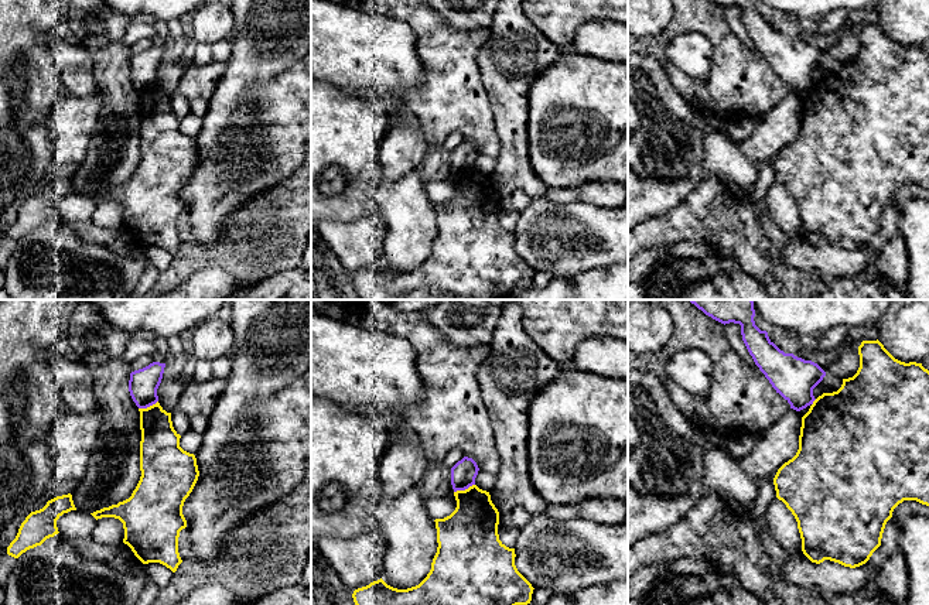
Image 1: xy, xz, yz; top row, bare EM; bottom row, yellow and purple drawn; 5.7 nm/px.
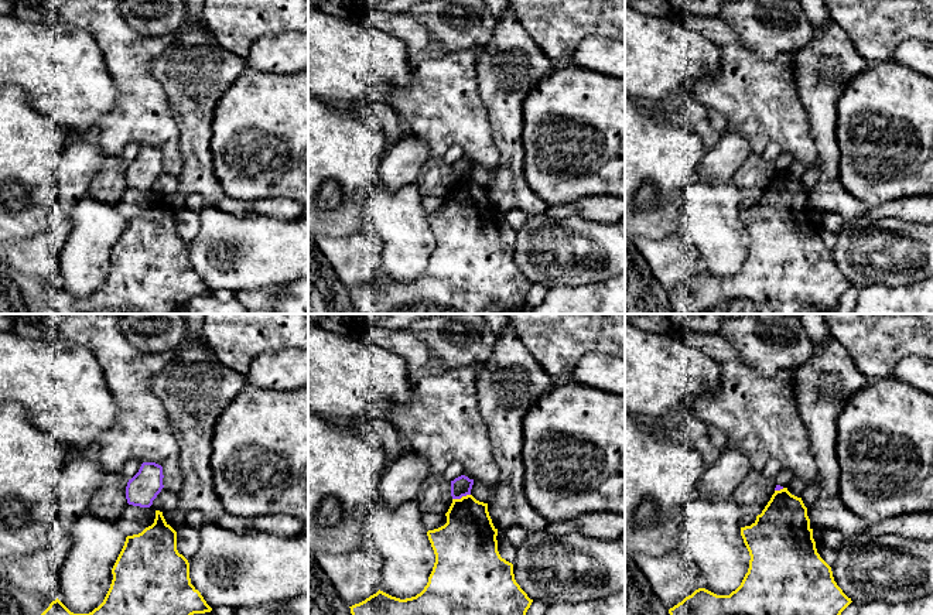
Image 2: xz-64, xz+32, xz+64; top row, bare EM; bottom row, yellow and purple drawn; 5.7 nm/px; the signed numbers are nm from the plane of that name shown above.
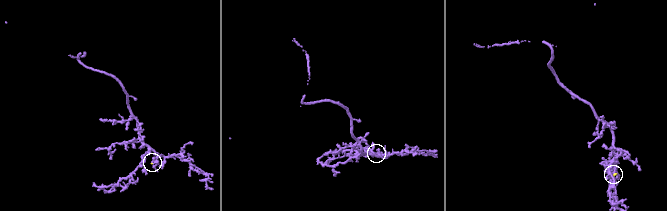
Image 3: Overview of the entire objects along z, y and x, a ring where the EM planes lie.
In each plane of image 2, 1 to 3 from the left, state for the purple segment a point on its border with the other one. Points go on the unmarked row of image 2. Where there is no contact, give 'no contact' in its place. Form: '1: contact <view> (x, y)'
1: no contact
2: contact xz+32 (461, 181)
3: contact xz+64 (781, 173)

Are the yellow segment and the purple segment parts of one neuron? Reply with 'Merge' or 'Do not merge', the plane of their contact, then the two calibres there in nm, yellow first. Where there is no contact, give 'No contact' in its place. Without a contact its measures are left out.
Do not merge. Touches yellow in xz. Thickness 320 nm (yellow) against 140 nm

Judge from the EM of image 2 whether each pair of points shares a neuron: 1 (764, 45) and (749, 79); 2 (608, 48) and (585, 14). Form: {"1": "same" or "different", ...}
{"1": "different", "2": "different"}

